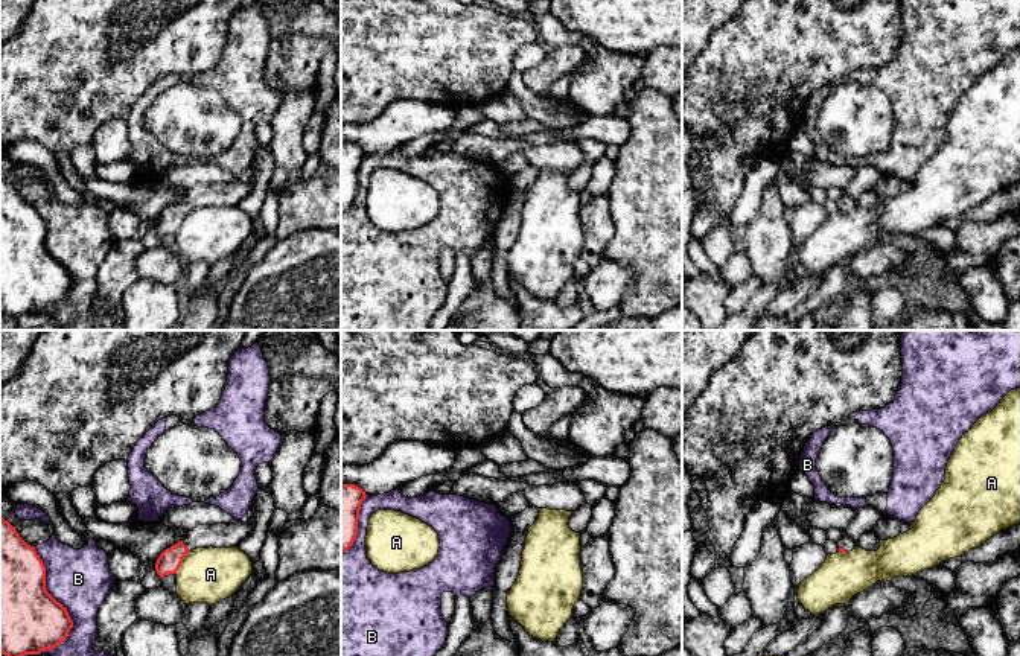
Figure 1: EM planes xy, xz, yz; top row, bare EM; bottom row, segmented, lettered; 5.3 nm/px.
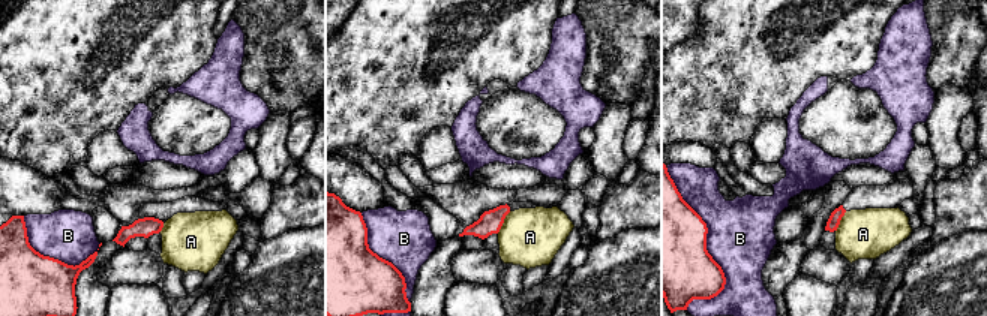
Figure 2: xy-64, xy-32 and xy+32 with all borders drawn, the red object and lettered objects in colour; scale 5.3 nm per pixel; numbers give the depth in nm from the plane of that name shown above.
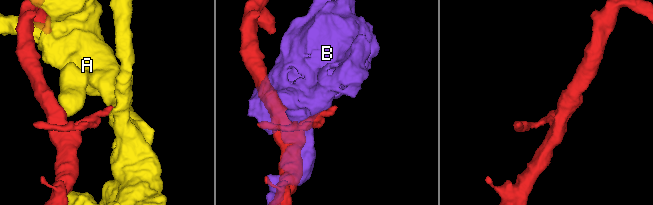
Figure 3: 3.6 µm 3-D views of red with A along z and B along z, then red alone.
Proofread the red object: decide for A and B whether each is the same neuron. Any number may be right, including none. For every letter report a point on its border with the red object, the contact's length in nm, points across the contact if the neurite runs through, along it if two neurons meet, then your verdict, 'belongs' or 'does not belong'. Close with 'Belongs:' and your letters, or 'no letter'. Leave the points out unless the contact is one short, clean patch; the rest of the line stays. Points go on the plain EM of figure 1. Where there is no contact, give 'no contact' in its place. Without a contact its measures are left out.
A: xy (181, 221) | 140 nm | does not belong
B: xy (61, 264) | 550 nm | does not belong
Belongs: no letter

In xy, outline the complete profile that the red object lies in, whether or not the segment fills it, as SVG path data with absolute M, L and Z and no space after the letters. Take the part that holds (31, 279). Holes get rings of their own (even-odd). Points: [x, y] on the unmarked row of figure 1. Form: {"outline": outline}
{"outline": "M0 175L0 312L11 320L26 314L40 314L64 301L72 286L73 280L67 268L46 248L46 225L35 205L27 204L15 186Z"}

